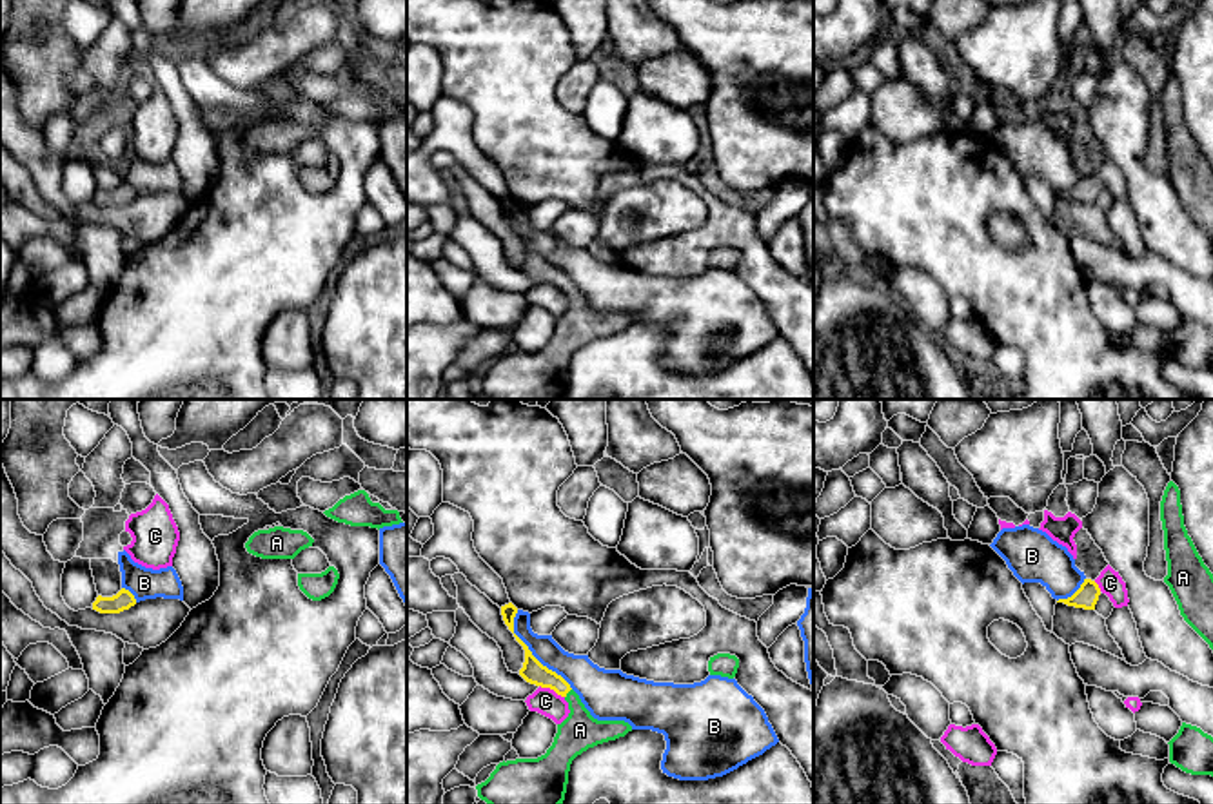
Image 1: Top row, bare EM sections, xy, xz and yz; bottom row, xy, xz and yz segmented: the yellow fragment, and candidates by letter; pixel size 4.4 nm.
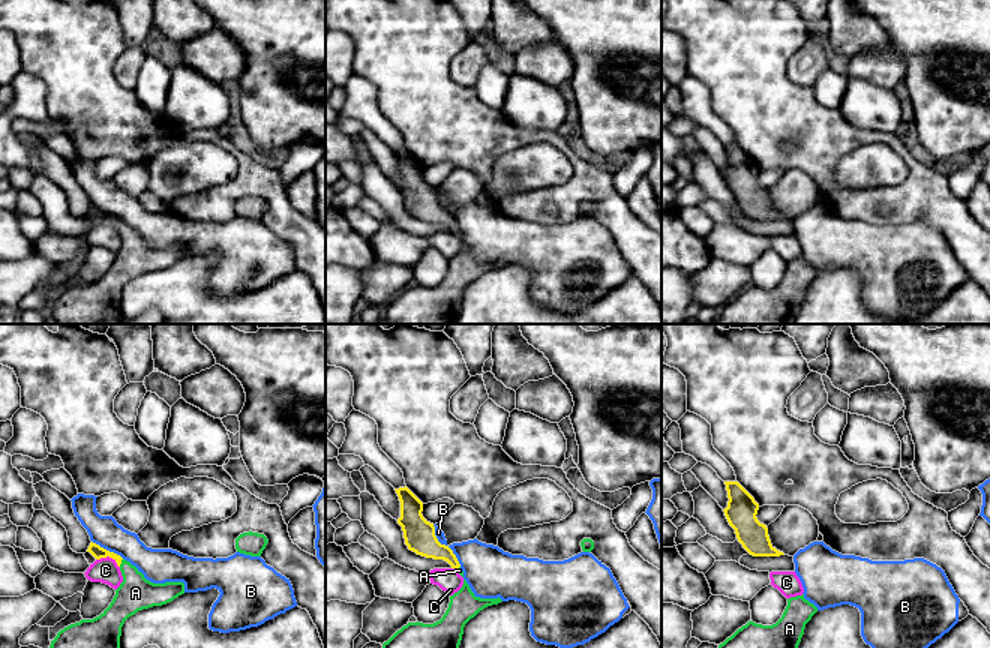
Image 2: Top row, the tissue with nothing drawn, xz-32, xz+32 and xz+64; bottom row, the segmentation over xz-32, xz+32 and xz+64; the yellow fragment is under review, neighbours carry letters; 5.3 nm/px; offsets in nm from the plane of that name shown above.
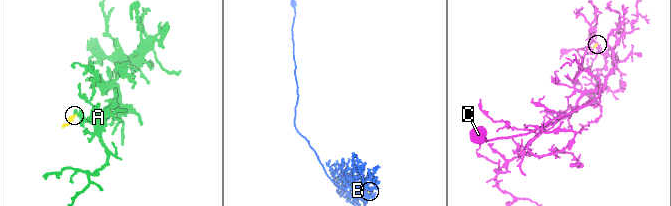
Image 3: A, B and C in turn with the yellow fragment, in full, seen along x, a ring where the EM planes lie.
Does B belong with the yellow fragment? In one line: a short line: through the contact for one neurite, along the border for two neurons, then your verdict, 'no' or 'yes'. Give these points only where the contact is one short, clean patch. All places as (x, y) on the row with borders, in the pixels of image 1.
line xz (516, 610), (514, 634), (572, 688); no

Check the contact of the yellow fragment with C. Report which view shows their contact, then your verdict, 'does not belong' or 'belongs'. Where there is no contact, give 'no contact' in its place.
meets yellow in xz; does not belong

